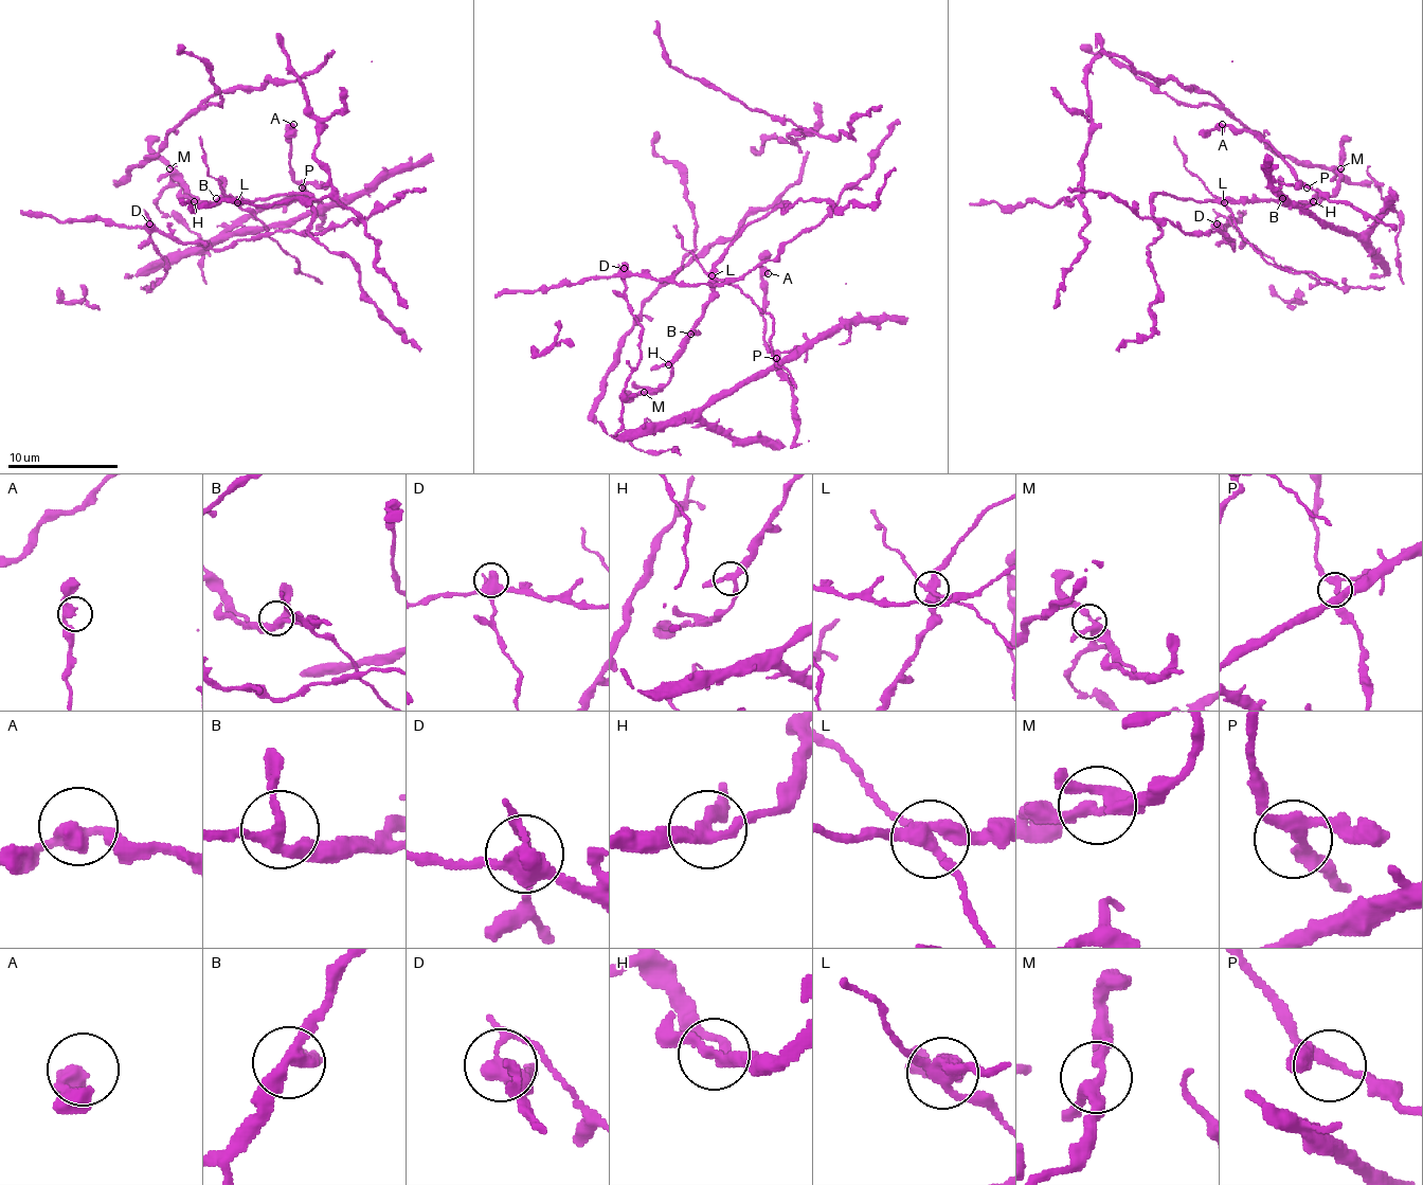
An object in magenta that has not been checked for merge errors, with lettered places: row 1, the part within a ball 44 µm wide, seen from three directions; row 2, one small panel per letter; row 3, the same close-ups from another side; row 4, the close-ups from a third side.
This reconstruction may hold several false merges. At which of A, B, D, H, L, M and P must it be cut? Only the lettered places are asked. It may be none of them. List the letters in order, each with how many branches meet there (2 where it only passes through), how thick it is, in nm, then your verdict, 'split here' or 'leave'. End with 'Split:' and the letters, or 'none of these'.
A: 2 branches meet; 360 nm thick; leave
B: 3 branches meet; 280 nm thick; leave
D: 4 branches meet; 380 nm thick; leave
H: 3 branches meet; 240 nm thick; leave
L: 4 branches meet; 380 nm thick; split here
M: 3 branches meet; 320 nm thick; leave
P: 3 branches meet; 240 nm thick; leave
Split: L

